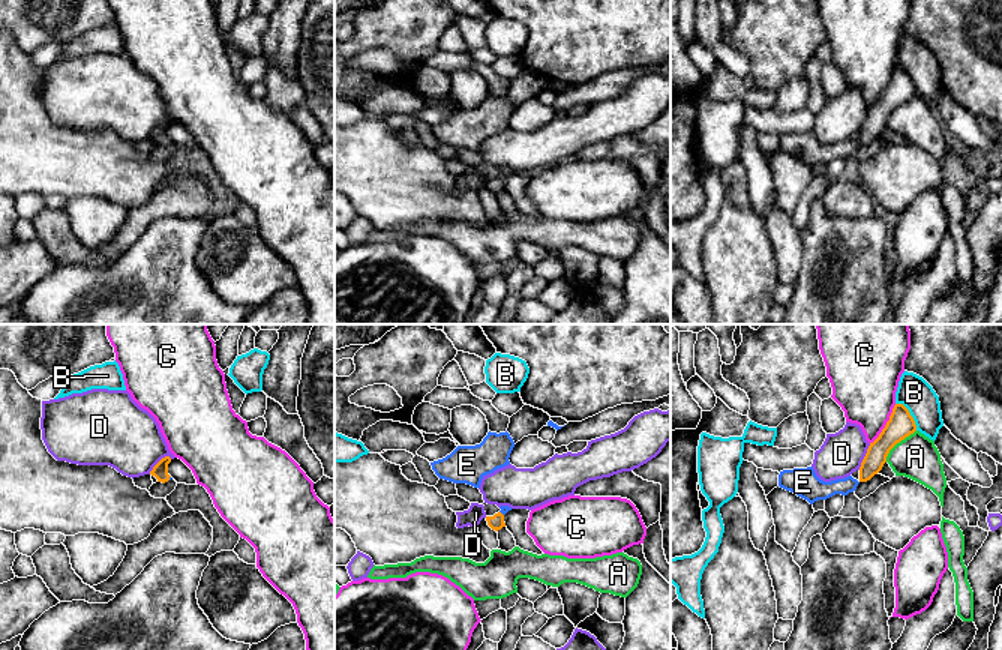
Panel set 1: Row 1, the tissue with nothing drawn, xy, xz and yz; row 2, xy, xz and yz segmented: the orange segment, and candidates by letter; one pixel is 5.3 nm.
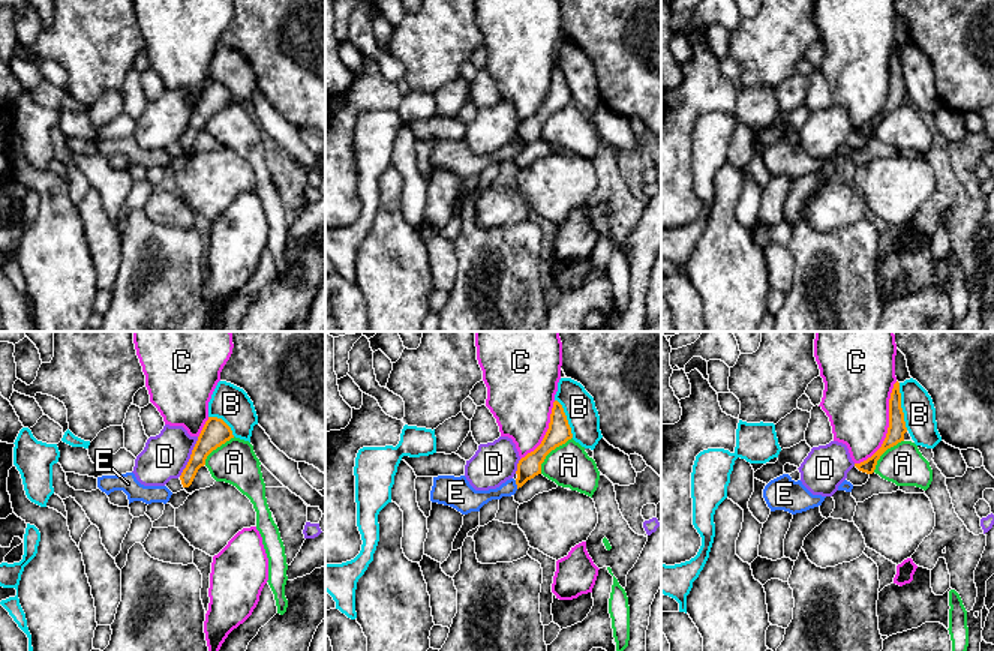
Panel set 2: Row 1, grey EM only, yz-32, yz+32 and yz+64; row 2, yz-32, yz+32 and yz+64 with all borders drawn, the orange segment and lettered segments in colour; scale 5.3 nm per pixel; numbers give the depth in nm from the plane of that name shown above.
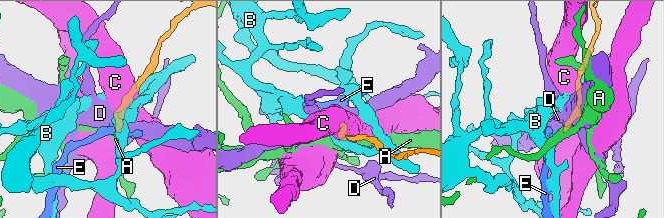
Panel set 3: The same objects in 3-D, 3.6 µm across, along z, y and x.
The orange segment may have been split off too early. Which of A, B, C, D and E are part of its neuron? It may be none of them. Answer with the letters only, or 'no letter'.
E

